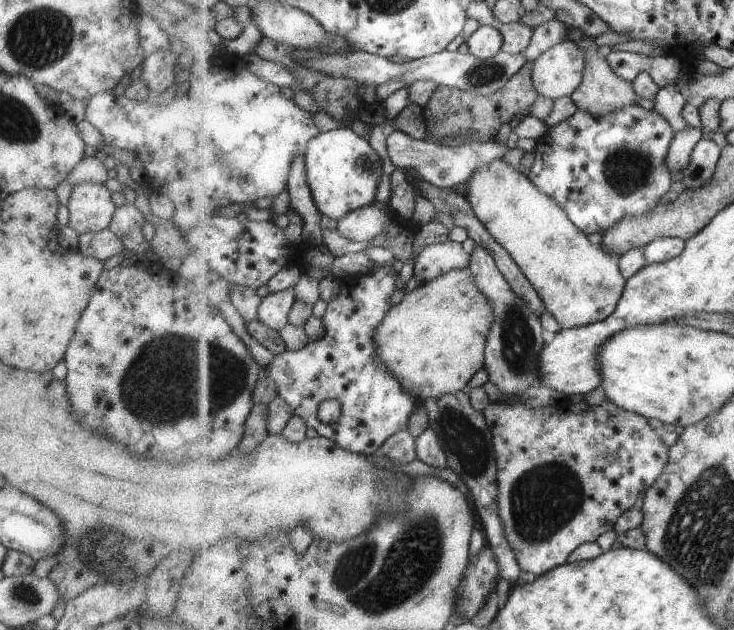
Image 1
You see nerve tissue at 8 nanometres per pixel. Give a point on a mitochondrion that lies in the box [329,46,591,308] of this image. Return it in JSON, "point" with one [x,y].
{"point":[487,76]}

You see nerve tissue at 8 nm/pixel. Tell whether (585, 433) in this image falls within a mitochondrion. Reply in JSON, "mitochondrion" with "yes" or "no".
{"mitochondrion":"no"}

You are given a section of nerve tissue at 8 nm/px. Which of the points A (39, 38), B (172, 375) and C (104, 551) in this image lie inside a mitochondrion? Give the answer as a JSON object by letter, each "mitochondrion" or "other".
{"A":"mitochondrion","B":"mitochondrion","C":"mitochondrion"}

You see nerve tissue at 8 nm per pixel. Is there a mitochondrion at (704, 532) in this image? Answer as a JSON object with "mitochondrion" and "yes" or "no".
{"mitochondrion":"yes"}

